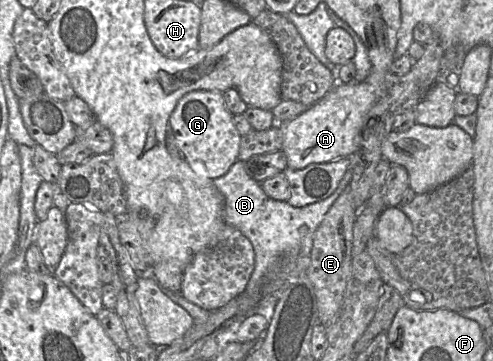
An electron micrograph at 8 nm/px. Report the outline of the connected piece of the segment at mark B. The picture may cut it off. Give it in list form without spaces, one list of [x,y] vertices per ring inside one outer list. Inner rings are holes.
[[[238,159],[226,174],[213,179],[224,199],[225,223],[239,230],[251,242],[254,250],[254,271],[242,294],[244,298],[252,300],[251,312],[257,311],[267,300],[277,301],[294,277],[307,274],[316,230],[352,177],[353,167],[350,164],[338,187],[329,197],[303,207],[294,207],[285,201],[269,198],[260,183],[248,175],[244,161]],[[284,255],[290,258],[289,262],[283,267],[276,266],[277,260]]]

